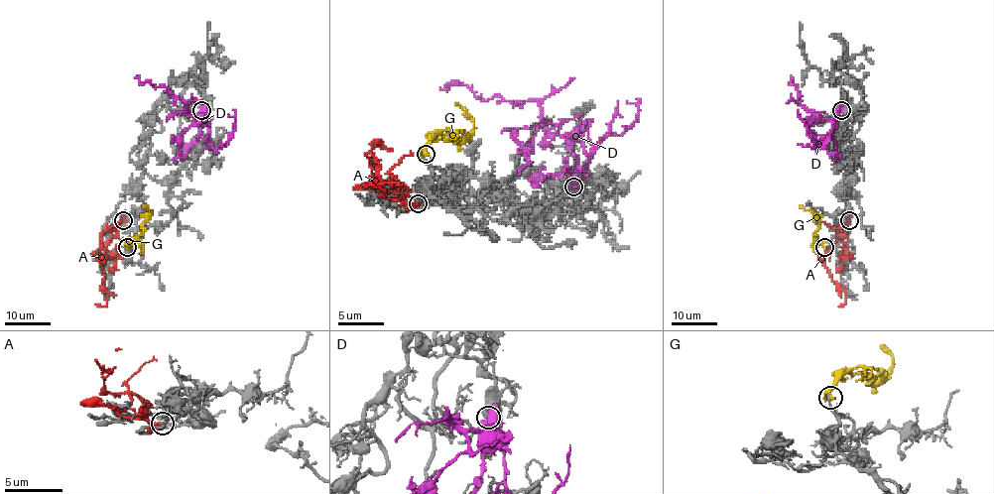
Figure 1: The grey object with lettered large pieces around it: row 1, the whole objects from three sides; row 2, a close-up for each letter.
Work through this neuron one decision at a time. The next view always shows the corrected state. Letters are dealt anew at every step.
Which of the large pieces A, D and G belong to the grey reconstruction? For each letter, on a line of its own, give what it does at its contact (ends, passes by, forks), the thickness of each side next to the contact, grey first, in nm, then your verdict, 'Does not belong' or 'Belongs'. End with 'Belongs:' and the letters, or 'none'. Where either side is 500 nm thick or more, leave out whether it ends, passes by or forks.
A: It passes by. Thickness 110 nm (grey) against 220 nm. Does not belong
D: Thickness 800 nm (grey) against 600 nm. Does not belong
G: It passes by. Thickness 200 nm (grey) against 190 nm. Does not belong
Belongs: none

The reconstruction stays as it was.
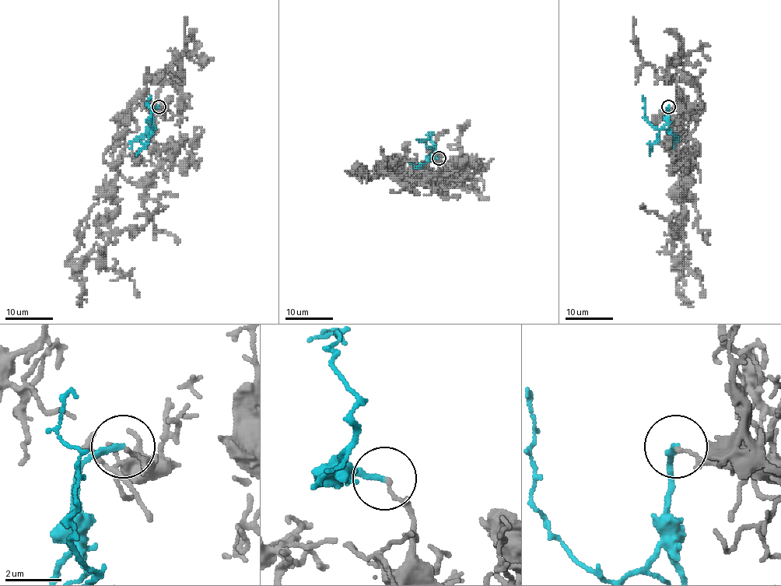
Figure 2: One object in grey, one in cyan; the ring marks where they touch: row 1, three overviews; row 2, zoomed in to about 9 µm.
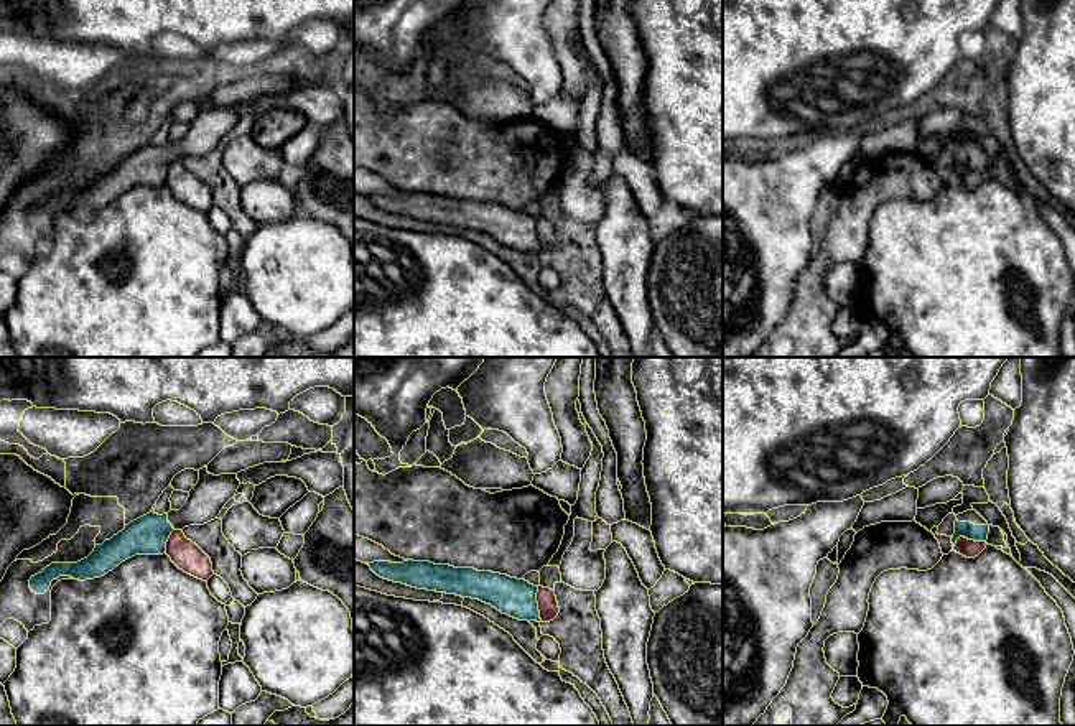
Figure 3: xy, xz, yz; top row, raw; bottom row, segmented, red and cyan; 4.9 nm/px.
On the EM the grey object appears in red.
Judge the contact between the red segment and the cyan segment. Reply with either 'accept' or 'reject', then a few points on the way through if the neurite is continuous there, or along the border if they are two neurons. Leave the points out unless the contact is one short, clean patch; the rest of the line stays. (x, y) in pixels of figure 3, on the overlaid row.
reject | along xz (537, 586), (537, 609), (542, 621)

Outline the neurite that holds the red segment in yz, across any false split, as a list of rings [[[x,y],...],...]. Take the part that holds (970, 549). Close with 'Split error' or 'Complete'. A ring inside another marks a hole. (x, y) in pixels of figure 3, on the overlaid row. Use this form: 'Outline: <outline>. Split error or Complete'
Outline: [[[960,537],[953,547],[953,551],[966,558],[975,558],[986,548],[986,545],[988,545],[986,542],[975,542],[975,540]]]. Complete

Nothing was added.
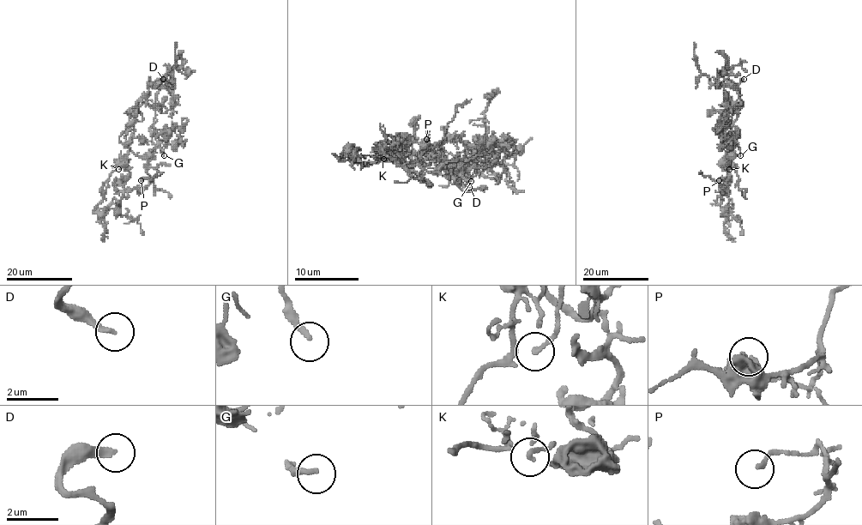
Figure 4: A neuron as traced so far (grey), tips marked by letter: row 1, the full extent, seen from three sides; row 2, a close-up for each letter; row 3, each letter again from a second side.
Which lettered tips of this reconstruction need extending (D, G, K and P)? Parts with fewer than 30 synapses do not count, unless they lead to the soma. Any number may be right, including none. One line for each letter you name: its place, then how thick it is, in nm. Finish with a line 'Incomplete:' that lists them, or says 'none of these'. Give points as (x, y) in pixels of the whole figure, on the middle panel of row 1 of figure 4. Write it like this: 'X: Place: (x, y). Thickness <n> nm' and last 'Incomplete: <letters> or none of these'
D: Place: (469, 187). Thickness 240 nm
Incomplete: D

